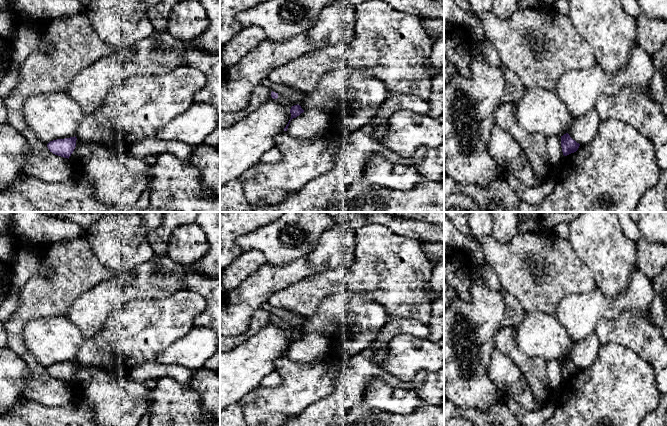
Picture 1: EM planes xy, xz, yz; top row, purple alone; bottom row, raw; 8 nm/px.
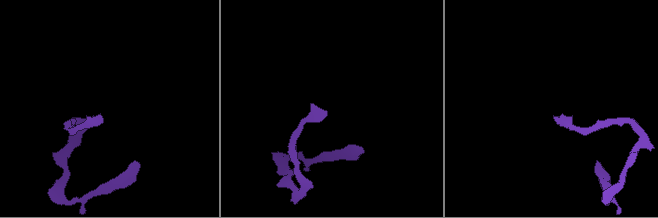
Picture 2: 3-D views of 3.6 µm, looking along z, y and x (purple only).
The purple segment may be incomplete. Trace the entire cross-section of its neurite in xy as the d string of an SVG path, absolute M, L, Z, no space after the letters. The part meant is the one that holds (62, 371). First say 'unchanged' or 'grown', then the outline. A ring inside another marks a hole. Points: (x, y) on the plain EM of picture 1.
unchanged; M76 360L65 363L57 363L50 365L47 368L47 371L53 378L69 383L76 371L76 364Z

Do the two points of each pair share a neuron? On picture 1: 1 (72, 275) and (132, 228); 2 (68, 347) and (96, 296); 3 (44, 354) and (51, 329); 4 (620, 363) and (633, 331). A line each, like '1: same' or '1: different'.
1: different
2: different
3: same
4: different

